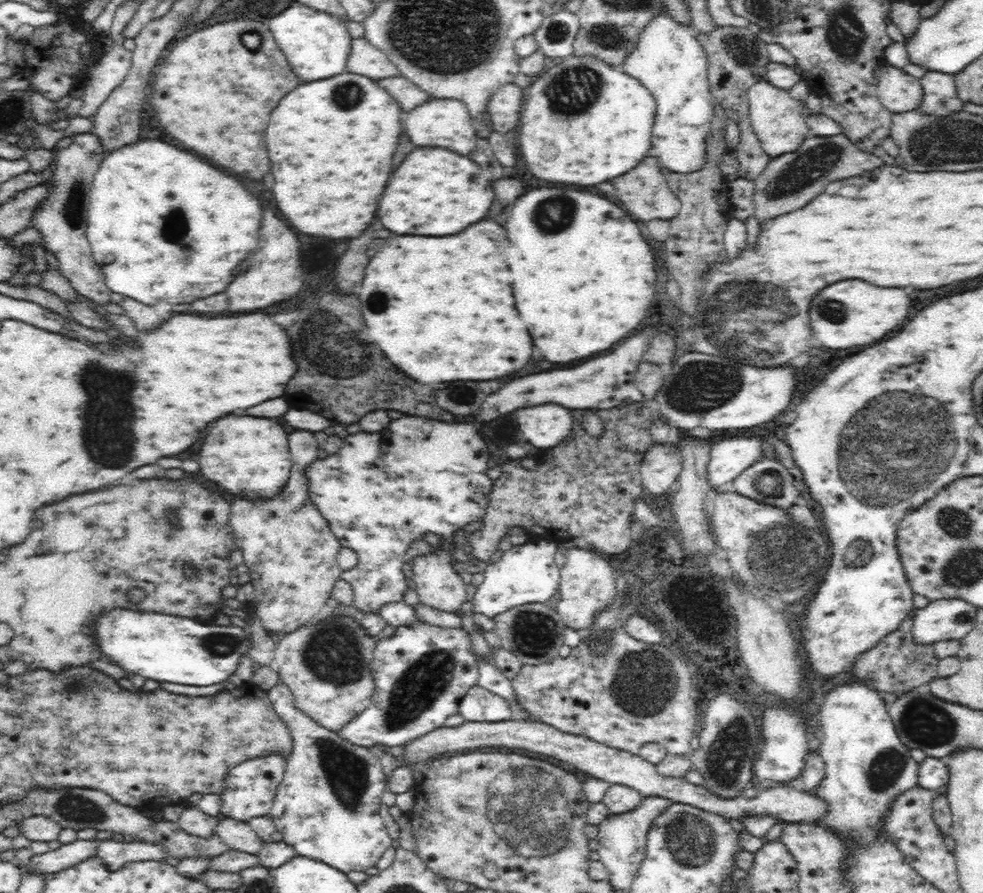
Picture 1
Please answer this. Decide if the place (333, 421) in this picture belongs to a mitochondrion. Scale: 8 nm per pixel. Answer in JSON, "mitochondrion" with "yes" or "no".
{"mitochondrion":"no"}

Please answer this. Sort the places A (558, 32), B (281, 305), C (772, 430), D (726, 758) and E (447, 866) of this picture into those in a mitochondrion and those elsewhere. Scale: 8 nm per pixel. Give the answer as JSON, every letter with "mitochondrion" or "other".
{"A":"mitochondrion","B":"other","C":"other","D":"mitochondrion","E":"other"}

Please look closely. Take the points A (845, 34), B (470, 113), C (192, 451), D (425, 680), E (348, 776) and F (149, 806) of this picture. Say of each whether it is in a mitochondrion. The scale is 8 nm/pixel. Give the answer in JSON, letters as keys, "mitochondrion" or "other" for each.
{"A":"mitochondrion","B":"other","C":"other","D":"mitochondrion","E":"mitochondrion","F":"other"}

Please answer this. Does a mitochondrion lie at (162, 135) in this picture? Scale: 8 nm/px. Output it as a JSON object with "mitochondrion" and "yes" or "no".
{"mitochondrion":"no"}

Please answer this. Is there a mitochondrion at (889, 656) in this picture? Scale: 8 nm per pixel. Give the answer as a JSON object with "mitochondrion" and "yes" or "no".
{"mitochondrion":"no"}

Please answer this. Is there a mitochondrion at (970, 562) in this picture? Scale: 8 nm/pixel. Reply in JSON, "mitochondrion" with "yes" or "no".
{"mitochondrion":"yes"}

